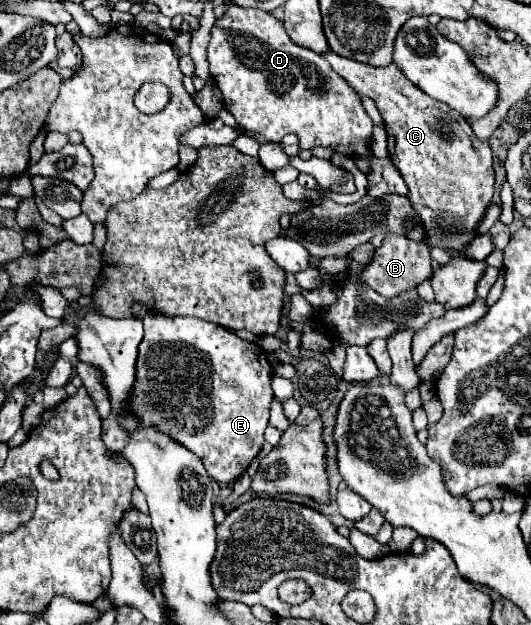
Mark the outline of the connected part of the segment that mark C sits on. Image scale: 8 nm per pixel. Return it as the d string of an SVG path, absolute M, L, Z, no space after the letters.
M335 52L325 58L357 94L369 96L381 112L389 138L389 156L407 182L409 200L427 228L425 244L463 250L473 240L475 228L493 196L495 178L489 144L473 138L473 130L463 116L455 116L445 104L431 100L407 80L397 64L375 68L335 56Z

